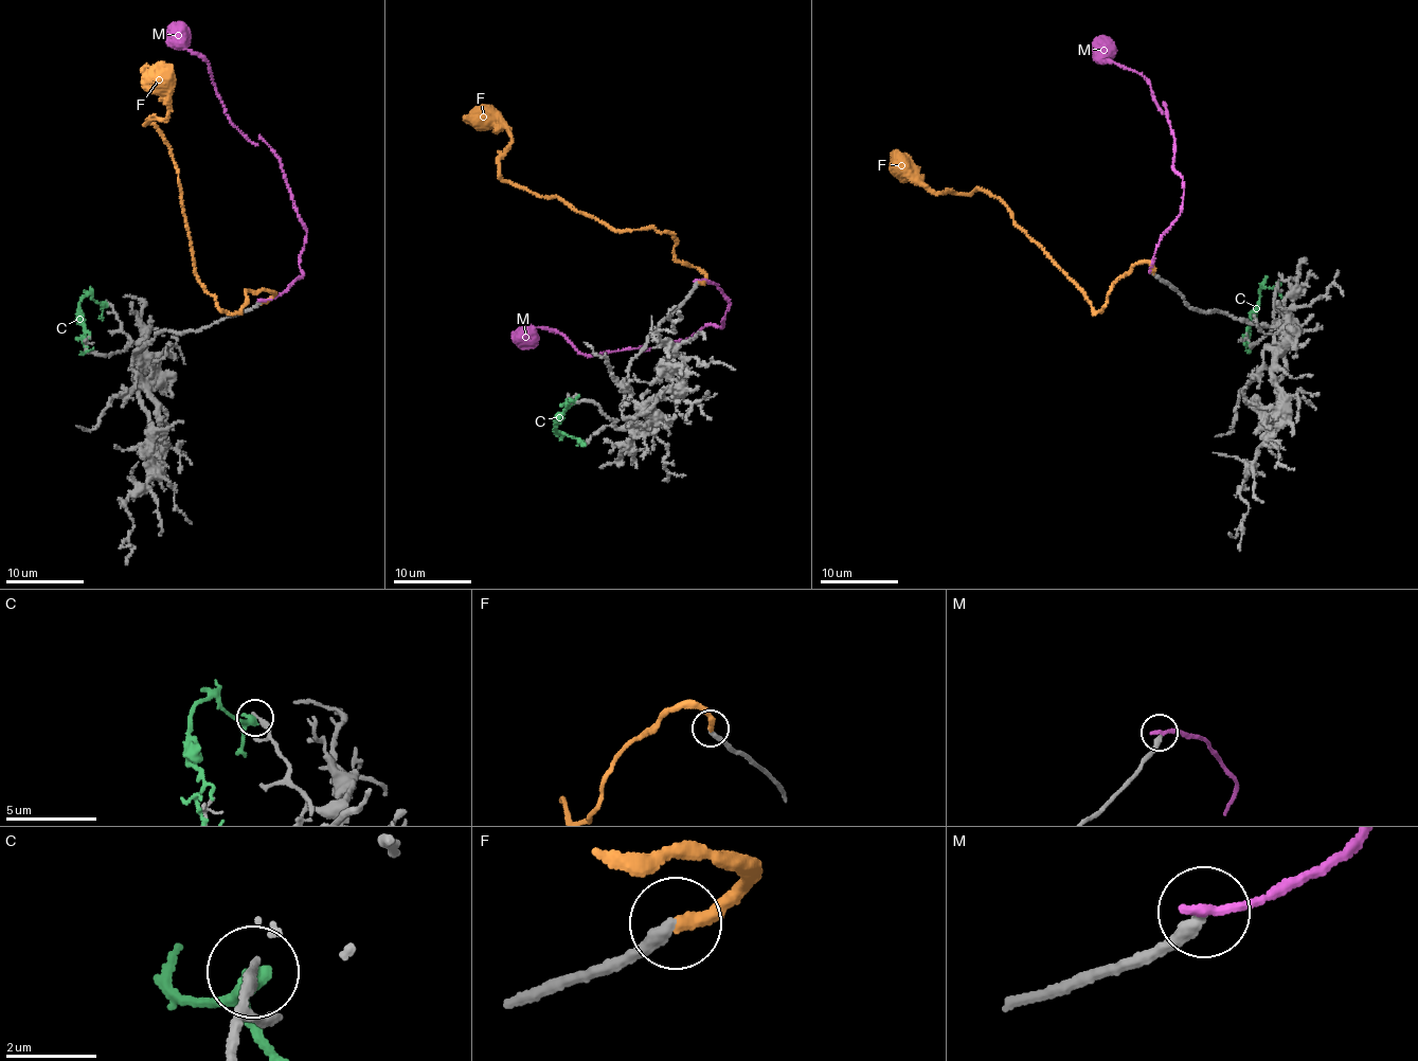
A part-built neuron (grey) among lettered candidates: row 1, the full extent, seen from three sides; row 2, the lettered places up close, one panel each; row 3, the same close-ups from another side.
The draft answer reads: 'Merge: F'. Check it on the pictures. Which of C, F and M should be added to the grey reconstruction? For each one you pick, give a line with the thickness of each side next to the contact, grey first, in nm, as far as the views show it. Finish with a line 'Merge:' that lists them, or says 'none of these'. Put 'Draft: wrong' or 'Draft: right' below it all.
F: 280/300 nm
Merge: F
Draft: right

